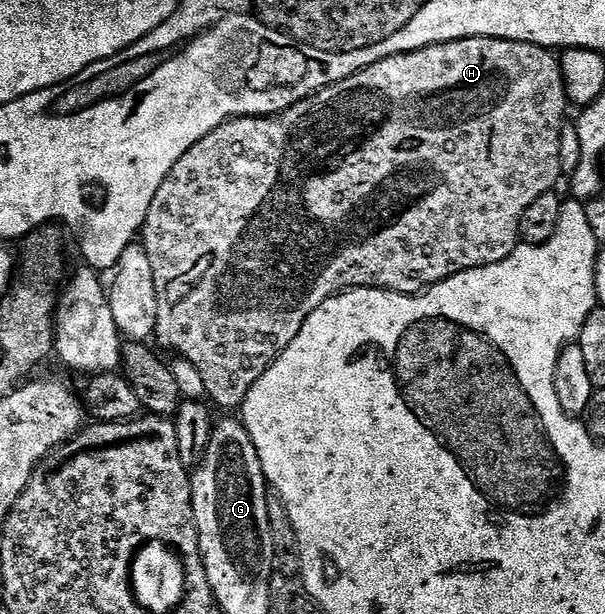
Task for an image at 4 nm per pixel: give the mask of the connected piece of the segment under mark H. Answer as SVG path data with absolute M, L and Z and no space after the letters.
M473 36L463 40L453 40L447 44L433 44L415 52L397 52L395 56L384 58L332 86L321 88L319 92L313 92L308 98L296 102L288 110L277 112L275 116L240 116L237 120L227 120L216 130L212 130L212 134L200 138L200 142L196 142L196 146L192 146L192 150L188 150L188 154L184 154L184 158L180 158L180 162L176 162L176 166L172 166L172 170L166 175L164 182L160 182L160 190L156 190L156 198L152 198L152 207L148 209L148 218L140 233L140 245L146 251L155 280L156 322L154 336L156 341L158 340L157 347L159 349L171 348L172 351L178 352L174 354L190 362L196 370L200 370L206 383L206 395L211 401L214 399L222 408L238 410L241 409L244 398L248 398L248 390L252 390L254 383L266 373L268 366L272 366L274 359L284 350L288 350L288 346L292 346L292 338L296 338L296 334L300 334L304 322L328 298L337 296L340 292L349 292L352 288L386 288L390 292L412 296L461 272L467 272L480 266L492 266L496 262L504 262L504 258L512 255L520 243L518 227L520 226L520 218L524 218L524 210L528 210L528 206L532 206L532 202L536 202L536 198L540 198L540 194L555 191L559 187L557 185L558 179L563 179L564 175L559 161L559 147L561 126L566 116L564 115L566 108L568 109L568 101L566 87L562 83L560 60L551 49L541 48L538 44L529 44L528 42L501 40L498 36Z

